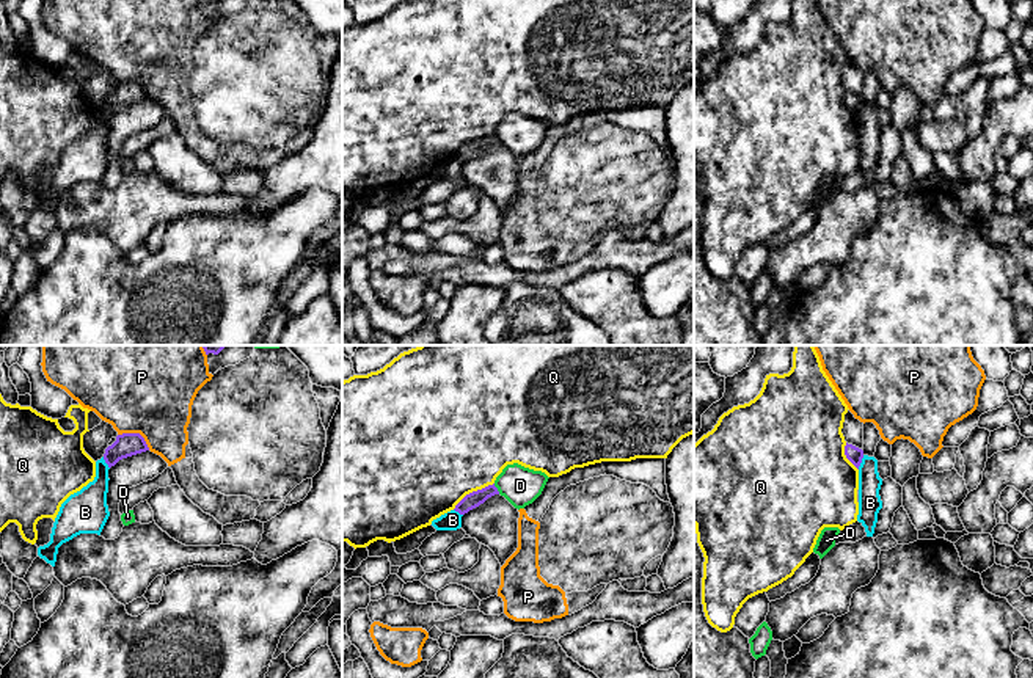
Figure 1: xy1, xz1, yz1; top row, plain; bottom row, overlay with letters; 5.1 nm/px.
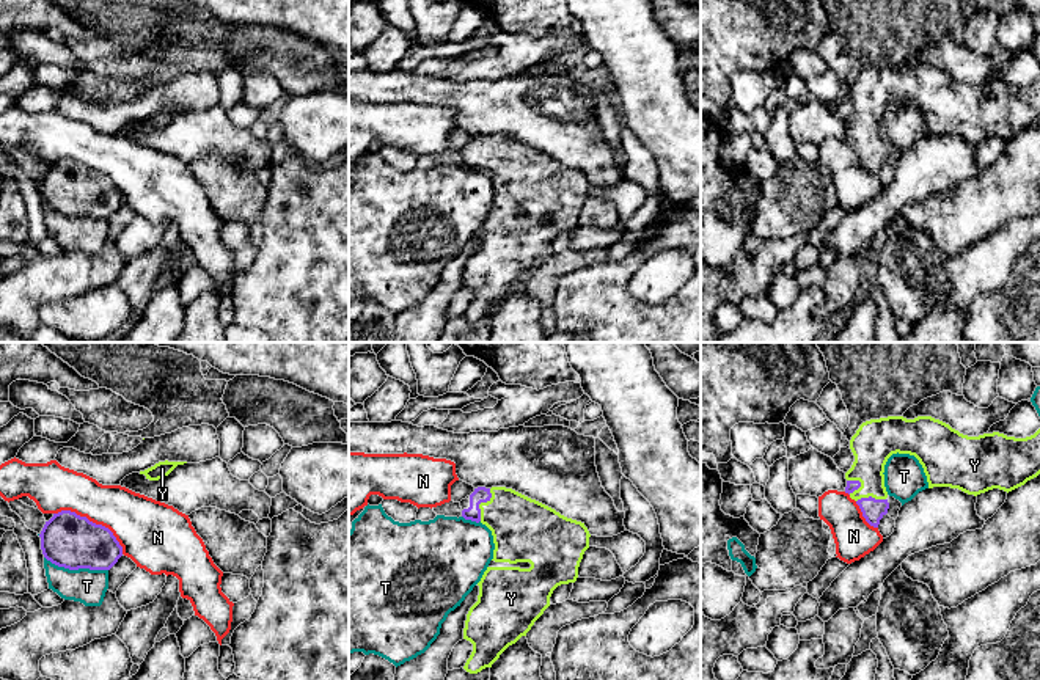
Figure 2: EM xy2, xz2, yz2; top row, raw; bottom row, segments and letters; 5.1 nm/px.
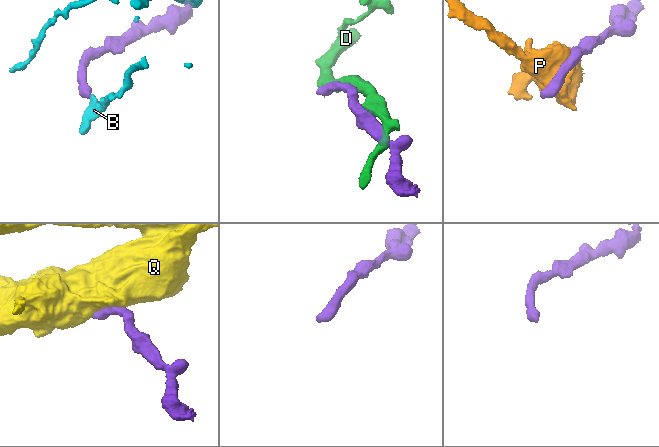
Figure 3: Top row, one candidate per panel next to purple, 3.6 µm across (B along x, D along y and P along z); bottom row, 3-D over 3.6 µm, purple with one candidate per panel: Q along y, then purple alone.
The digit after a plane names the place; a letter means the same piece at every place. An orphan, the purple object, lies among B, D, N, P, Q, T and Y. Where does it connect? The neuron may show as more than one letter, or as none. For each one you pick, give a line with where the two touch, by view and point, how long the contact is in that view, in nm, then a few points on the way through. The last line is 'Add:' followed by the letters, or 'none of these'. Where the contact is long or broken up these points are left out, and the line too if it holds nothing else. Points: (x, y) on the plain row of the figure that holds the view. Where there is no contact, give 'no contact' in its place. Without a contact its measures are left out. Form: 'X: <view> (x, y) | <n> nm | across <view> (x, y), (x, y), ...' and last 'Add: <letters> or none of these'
Y: xz2 (481, 149) | 180 nm | across xz2 (481, 142), (481, 149), (505, 159), (522, 176)
Add: Y

